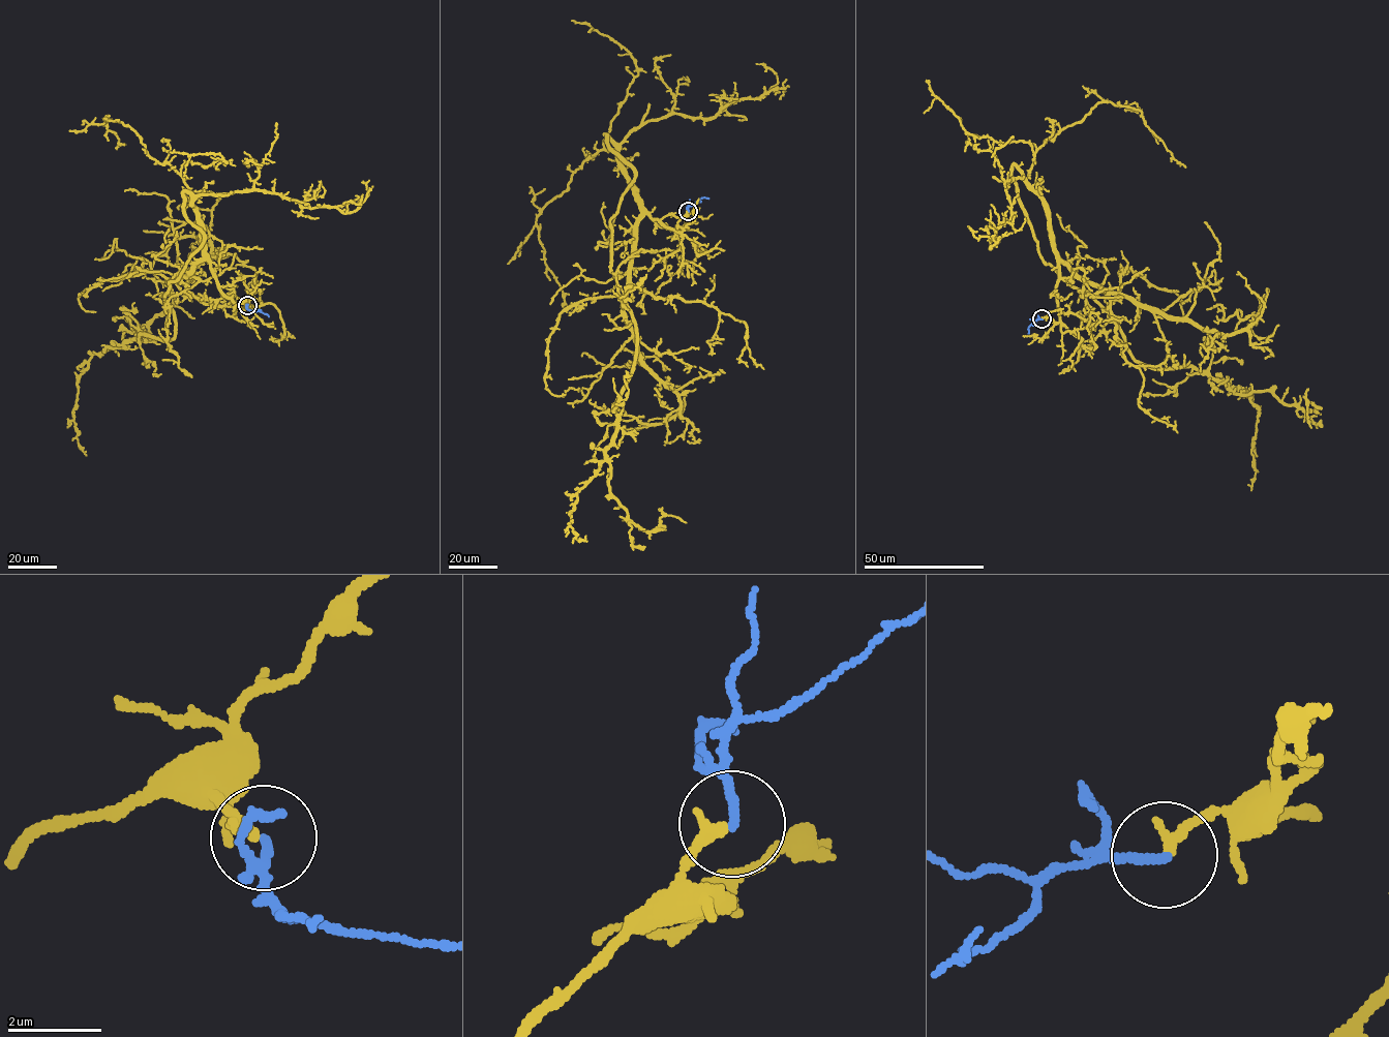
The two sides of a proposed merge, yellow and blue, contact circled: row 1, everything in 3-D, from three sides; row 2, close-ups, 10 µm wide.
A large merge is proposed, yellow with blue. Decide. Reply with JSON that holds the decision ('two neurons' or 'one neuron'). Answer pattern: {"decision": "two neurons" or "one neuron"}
{"decision": "one neuron"}

